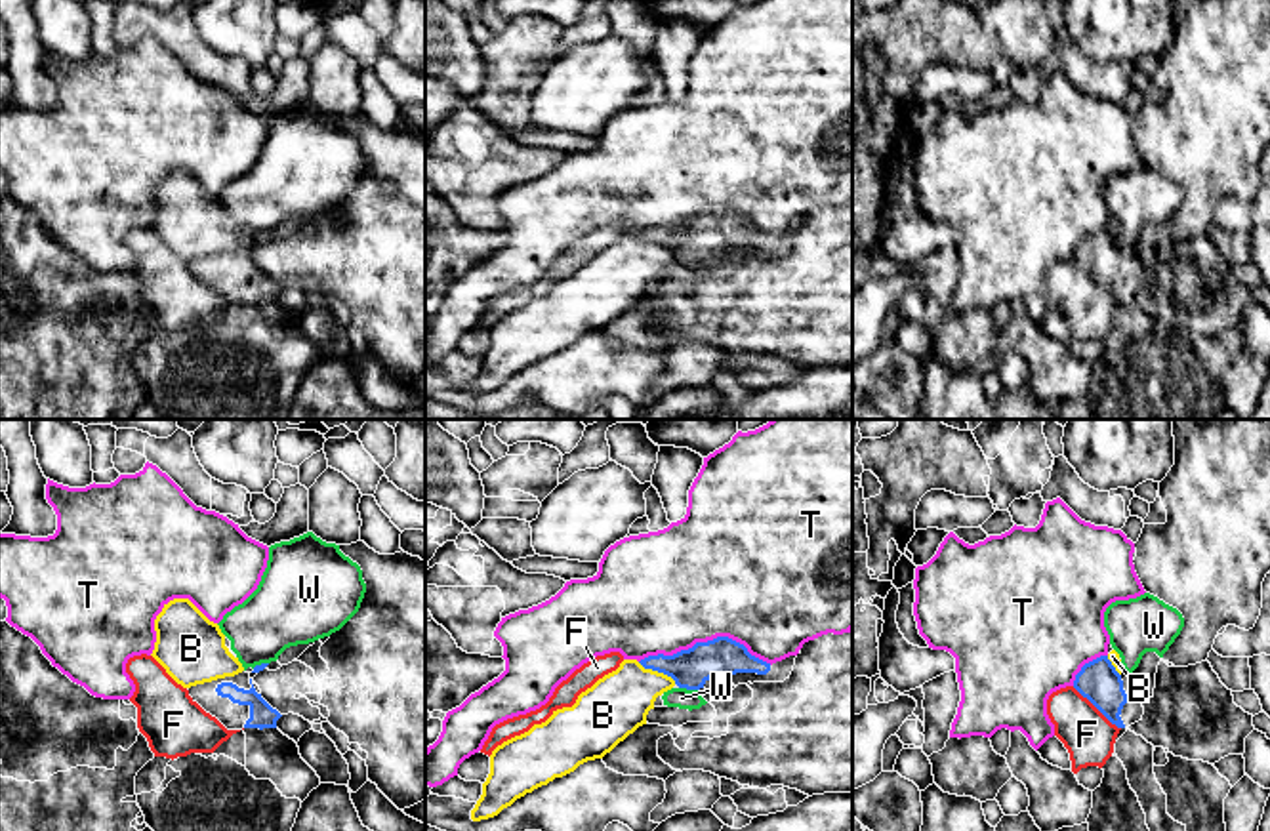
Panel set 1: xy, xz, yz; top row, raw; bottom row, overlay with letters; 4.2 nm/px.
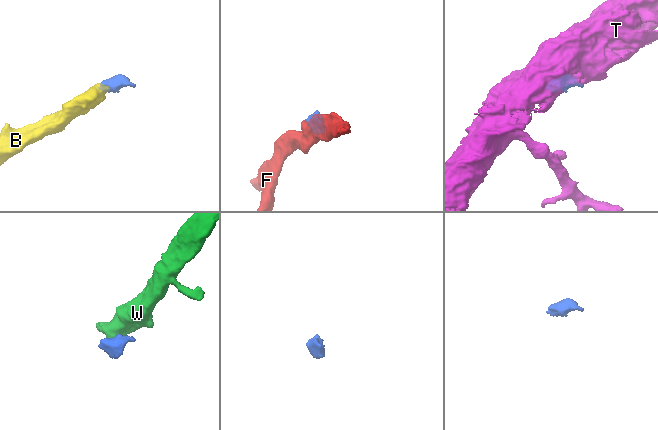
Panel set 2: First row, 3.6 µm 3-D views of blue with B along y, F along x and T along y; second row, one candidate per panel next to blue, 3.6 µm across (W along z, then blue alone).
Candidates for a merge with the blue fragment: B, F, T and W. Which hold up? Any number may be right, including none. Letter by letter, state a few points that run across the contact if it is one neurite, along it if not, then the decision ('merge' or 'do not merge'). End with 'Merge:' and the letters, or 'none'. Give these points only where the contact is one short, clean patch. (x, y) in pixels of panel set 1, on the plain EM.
B: line xz (637, 235), (666, 246), (675, 256); do not merge
F: do not merge
T: do not merge
W: line xz (679, 260), (696, 263); do not merge
Merge: none

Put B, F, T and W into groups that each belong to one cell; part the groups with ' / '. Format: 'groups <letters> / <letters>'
groups B W / F / T

